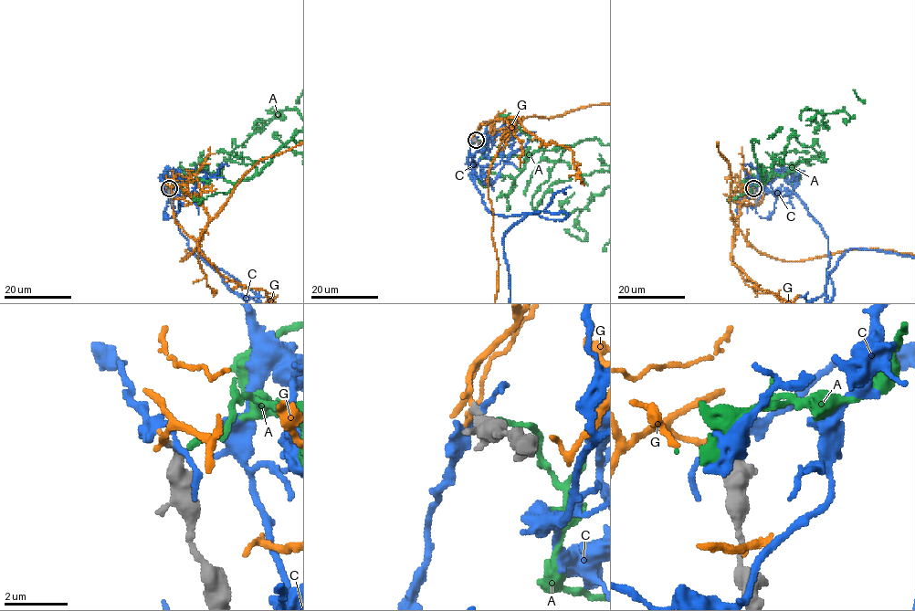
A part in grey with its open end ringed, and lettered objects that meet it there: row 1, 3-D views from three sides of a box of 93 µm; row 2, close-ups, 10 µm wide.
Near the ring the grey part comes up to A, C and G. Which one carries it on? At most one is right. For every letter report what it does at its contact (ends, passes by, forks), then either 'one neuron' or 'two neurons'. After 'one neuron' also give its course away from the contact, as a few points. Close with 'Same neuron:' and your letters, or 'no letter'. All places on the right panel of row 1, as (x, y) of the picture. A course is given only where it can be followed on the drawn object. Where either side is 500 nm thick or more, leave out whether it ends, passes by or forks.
A: one neuron
C: it passes by; two neurons
G: it ends; two neurons
Same neuron: A

